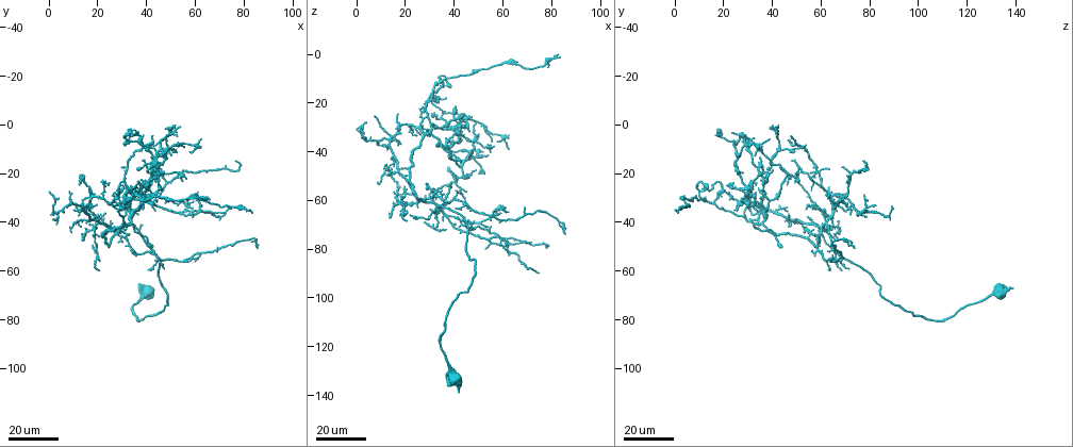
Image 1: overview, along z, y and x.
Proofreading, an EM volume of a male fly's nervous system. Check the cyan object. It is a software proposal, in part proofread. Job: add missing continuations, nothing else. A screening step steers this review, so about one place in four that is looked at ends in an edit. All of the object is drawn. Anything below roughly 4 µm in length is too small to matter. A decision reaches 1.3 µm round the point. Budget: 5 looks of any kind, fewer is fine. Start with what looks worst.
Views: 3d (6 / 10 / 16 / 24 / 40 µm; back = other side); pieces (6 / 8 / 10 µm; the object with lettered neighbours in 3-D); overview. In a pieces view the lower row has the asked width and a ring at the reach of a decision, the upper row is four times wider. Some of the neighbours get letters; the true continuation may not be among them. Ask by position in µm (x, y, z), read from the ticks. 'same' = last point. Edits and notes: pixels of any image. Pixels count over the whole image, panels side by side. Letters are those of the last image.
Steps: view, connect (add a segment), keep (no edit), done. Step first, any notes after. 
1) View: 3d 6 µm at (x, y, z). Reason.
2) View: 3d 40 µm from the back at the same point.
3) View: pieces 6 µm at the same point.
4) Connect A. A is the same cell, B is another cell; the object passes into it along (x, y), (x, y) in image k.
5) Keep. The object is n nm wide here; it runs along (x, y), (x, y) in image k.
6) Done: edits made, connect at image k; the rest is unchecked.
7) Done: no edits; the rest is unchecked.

View: 3d 24 µm at (37, 4, 18).

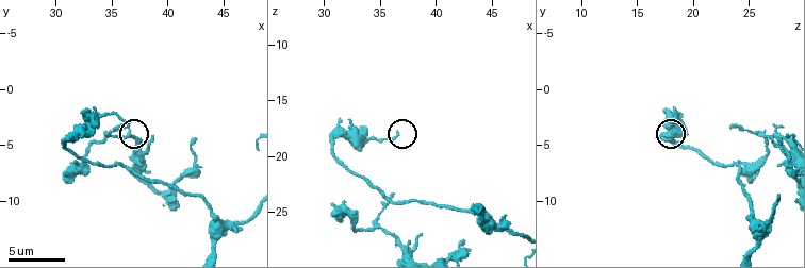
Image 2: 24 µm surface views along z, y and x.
View: pieces 10 µm at (36.6, 2.8, 17.8).

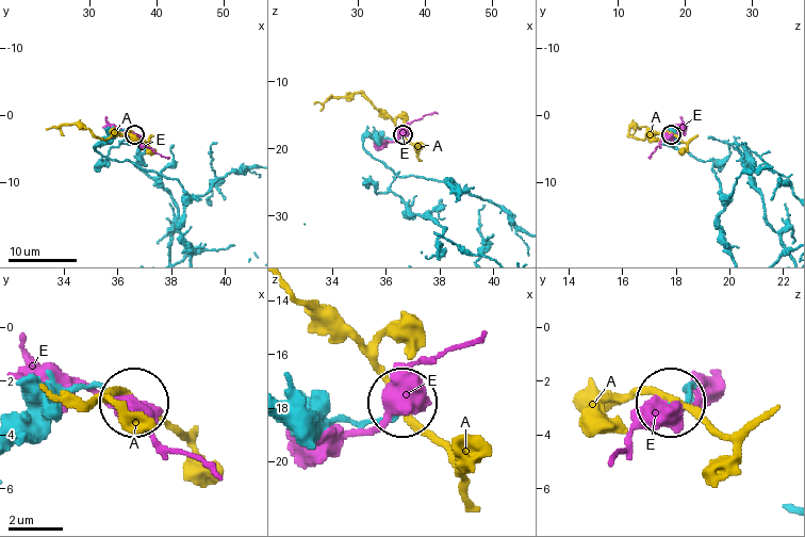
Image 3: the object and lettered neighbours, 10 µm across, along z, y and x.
Keep. A and E are other cells; none of them fits.

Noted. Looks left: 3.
View: pieces 6 µm at (36.0, 3.2, 23.4). Thin end.

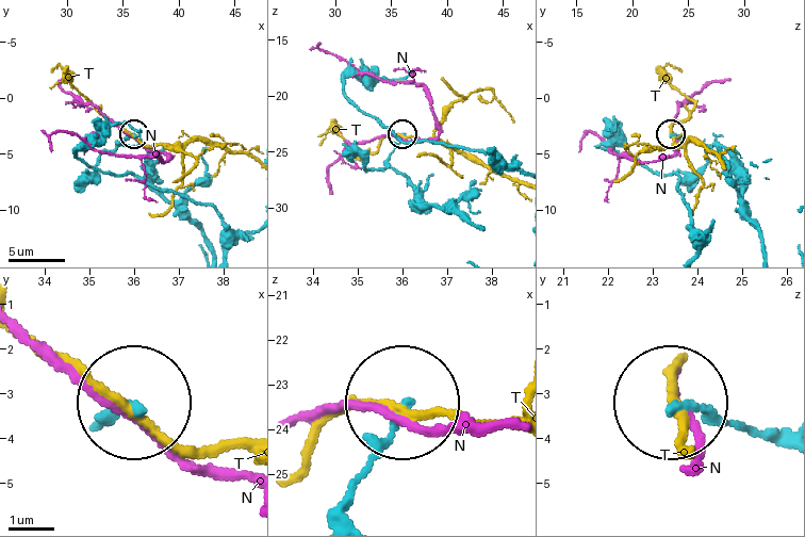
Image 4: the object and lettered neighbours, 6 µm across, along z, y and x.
Keep. N and T are other cells; it runs along (786, 440), (675, 406) in image 4; none of them fits.

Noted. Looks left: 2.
View: 3d 24 µm at (71, 36, 77). Long arm stops here.

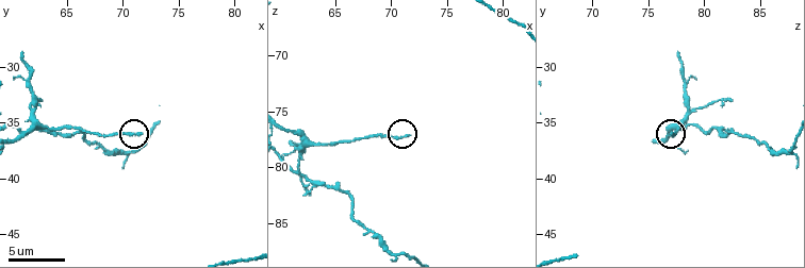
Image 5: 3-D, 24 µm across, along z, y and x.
View: pieces 8 µm at (71.4, 36.0, 77.4).

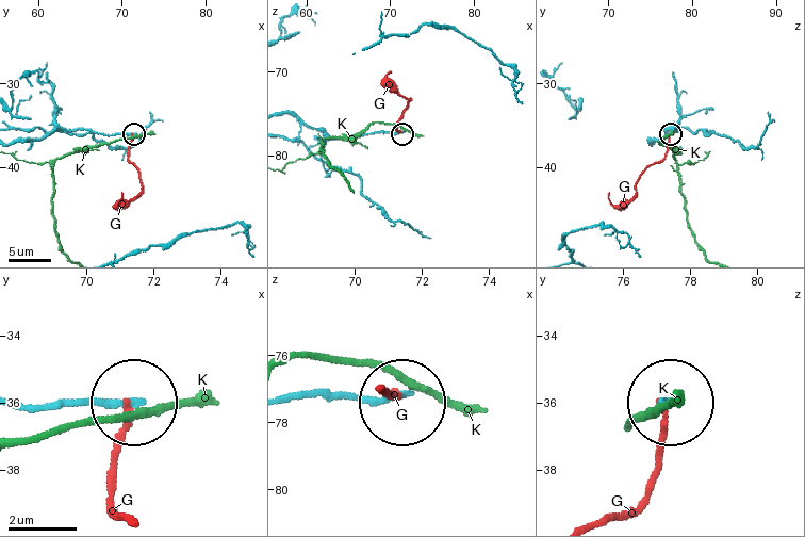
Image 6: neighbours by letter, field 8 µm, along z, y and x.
Keep. The object is 170 nm wide here; G and K are other cells; it runs along (22, 404), (132, 401) in image 6; none of them fits.

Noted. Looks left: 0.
Done: no edits; the rest is unchecked.

